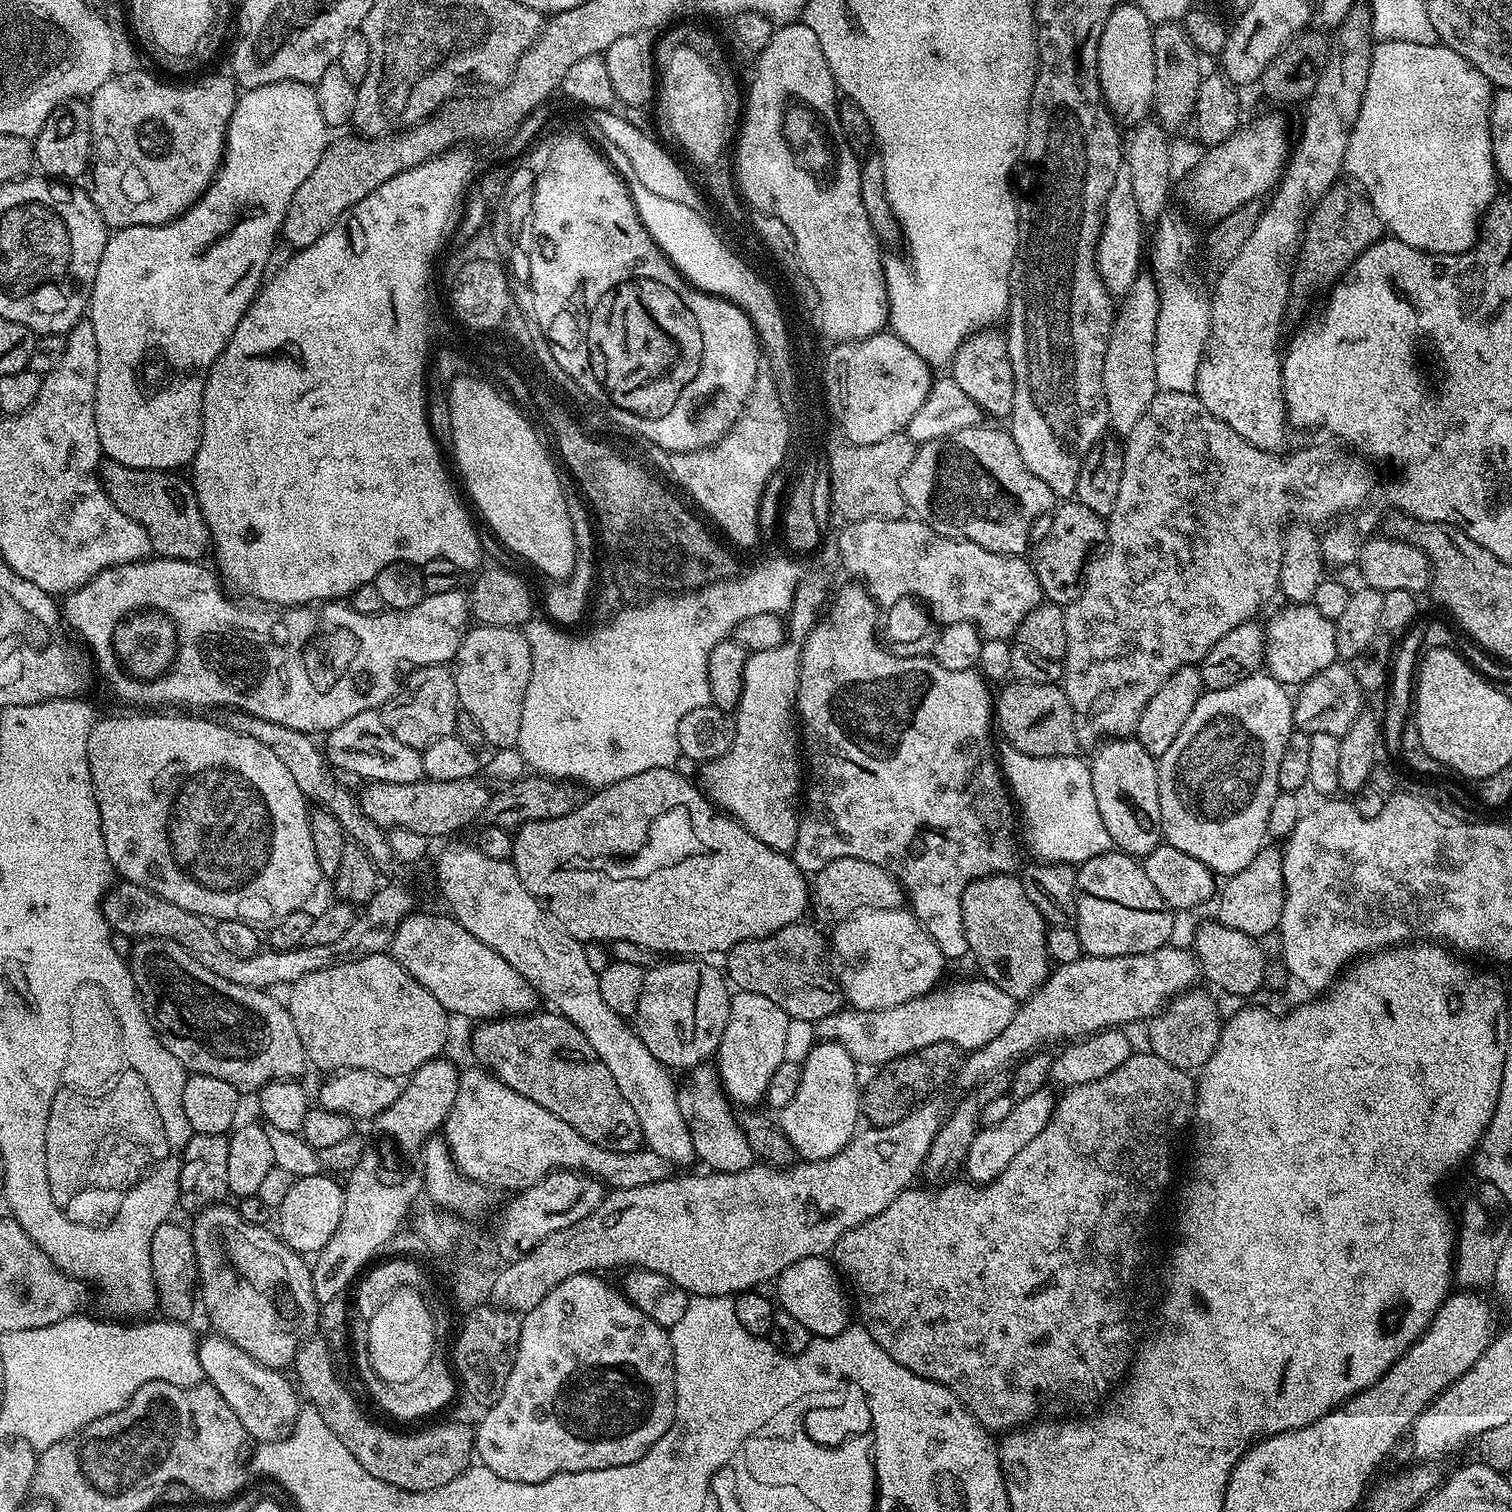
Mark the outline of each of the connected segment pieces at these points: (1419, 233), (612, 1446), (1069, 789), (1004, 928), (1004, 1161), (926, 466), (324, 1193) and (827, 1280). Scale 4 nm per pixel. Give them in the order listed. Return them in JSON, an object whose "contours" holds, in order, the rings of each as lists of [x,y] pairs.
{"contours":[[[[1382,40],[1379,41],[1371,49],[1370,52],[1371,62],[1368,70],[1368,81],[1366,82],[1366,88],[1364,90],[1364,96],[1361,98],[1360,109],[1358,110],[1358,116],[1354,123],[1352,123],[1352,129],[1348,134],[1348,145],[1344,150],[1344,162],[1342,165],[1343,171],[1347,174],[1352,180],[1357,180],[1358,183],[1364,187],[1363,195],[1366,197],[1367,203],[1370,205],[1375,217],[1380,221],[1381,225],[1385,229],[1388,228],[1395,239],[1401,240],[1406,246],[1411,248],[1418,248],[1425,252],[1435,252],[1437,254],[1443,254],[1445,256],[1454,256],[1457,252],[1466,252],[1473,244],[1476,243],[1478,239],[1478,225],[1481,223],[1482,216],[1481,214],[1489,211],[1490,205],[1494,197],[1498,195],[1498,177],[1496,174],[1496,164],[1492,160],[1492,135],[1488,129],[1488,114],[1492,110],[1492,102],[1494,99],[1494,88],[1493,85],[1488,83],[1486,77],[1479,72],[1473,64],[1466,62],[1466,58],[1462,58],[1462,54],[1458,54],[1454,50],[1445,48],[1443,44],[1437,42],[1435,44],[1415,44],[1414,42],[1398,42],[1397,40]]],[[[596,1274],[566,1278],[542,1302],[532,1304],[520,1325],[516,1357],[498,1402],[479,1417],[475,1455],[510,1482],[537,1484],[558,1472],[606,1470],[638,1462],[676,1417],[676,1371],[669,1333]]],[[[1011,746],[1005,749],[1005,752],[1001,751],[998,756],[1000,767],[1015,807],[1018,809],[1019,819],[1022,821],[1023,843],[1024,840],[1028,843],[1028,848],[1036,855],[1033,857],[1037,861],[1079,866],[1113,847],[1106,826],[1102,826],[1102,814],[1098,814],[1098,802],[1094,802],[1092,770],[1087,759],[1080,760],[1079,755],[1038,758],[1022,754]]],[[[997,874],[979,876],[978,879],[971,880],[962,894],[962,926],[971,959],[976,959],[980,963],[981,970],[984,971],[981,972],[983,979],[998,986],[1006,994],[1010,994],[1017,1002],[1027,1000],[1037,988],[1044,985],[1050,971],[1046,921],[1034,906],[1034,902],[1026,898],[1026,890],[1022,886],[1019,875]]],[[[1041,1090],[1038,1094],[1030,1094],[1030,1098],[1015,1101],[1010,1114],[1006,1114],[1002,1122],[981,1127],[976,1133],[974,1142],[970,1142],[970,1150],[962,1165],[963,1171],[965,1173],[968,1171],[967,1179],[976,1186],[983,1186],[996,1180],[998,1174],[1002,1174],[1002,1170],[1010,1166],[1018,1150],[1022,1150],[1022,1146],[1026,1146],[1030,1138],[1038,1138],[1038,1134],[1042,1134],[1042,1130],[1052,1119],[1052,1109],[1055,1108],[1056,1101],[1055,1095],[1051,1096],[1048,1090]]],[[[984,427],[960,428],[941,440],[919,445],[906,474],[900,477],[904,502],[915,519],[930,526],[940,536],[969,540],[1003,556],[1024,556],[1030,548],[1028,535],[1032,532],[1032,523],[1043,512],[1053,511],[1054,497],[1044,482],[1026,470],[1011,431]]],[[[328,1174],[318,1176],[302,1176],[293,1183],[290,1194],[286,1194],[286,1202],[278,1209],[280,1228],[278,1235],[284,1243],[301,1254],[319,1254],[330,1242],[334,1230],[338,1230],[338,1222],[342,1222],[342,1206],[344,1190],[341,1181]]],[[[811,1256],[794,1262],[794,1266],[787,1268],[778,1278],[776,1286],[776,1292],[780,1295],[779,1307],[794,1314],[794,1318],[798,1318],[798,1322],[802,1322],[802,1326],[806,1326],[813,1337],[837,1336],[849,1327],[850,1304],[844,1301],[845,1285],[837,1269],[824,1256]]]]}

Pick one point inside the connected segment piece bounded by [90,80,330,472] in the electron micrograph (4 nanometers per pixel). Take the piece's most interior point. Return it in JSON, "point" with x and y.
{"point":[167,298]}

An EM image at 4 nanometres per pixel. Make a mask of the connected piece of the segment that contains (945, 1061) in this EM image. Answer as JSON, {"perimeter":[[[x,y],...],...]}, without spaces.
{"perimeter":[[[943,1040],[911,1052],[908,1056],[899,1056],[897,1060],[883,1065],[877,1071],[880,1073],[869,1082],[868,1088],[866,1084],[863,1089],[863,1119],[868,1120],[867,1123],[872,1126],[890,1126],[894,1122],[898,1122],[902,1117],[908,1115],[913,1106],[936,1094],[936,1091],[951,1076],[953,1079],[961,1060],[961,1049]]]}

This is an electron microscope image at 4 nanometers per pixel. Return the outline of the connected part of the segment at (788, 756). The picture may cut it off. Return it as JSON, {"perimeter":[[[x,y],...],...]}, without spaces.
{"perimeter":[[[818,577],[801,579],[796,588],[796,597],[786,616],[786,642],[770,646],[768,650],[749,652],[744,667],[744,681],[740,700],[734,709],[736,733],[730,750],[711,765],[712,788],[716,791],[715,799],[725,804],[723,807],[740,825],[758,842],[766,842],[779,852],[791,853],[798,834],[798,808],[796,812],[796,795],[802,792],[802,756],[798,751],[798,724],[794,719],[796,706],[796,683],[800,677],[800,649],[804,639],[812,633],[812,628],[822,615],[824,604],[824,584]]]}

